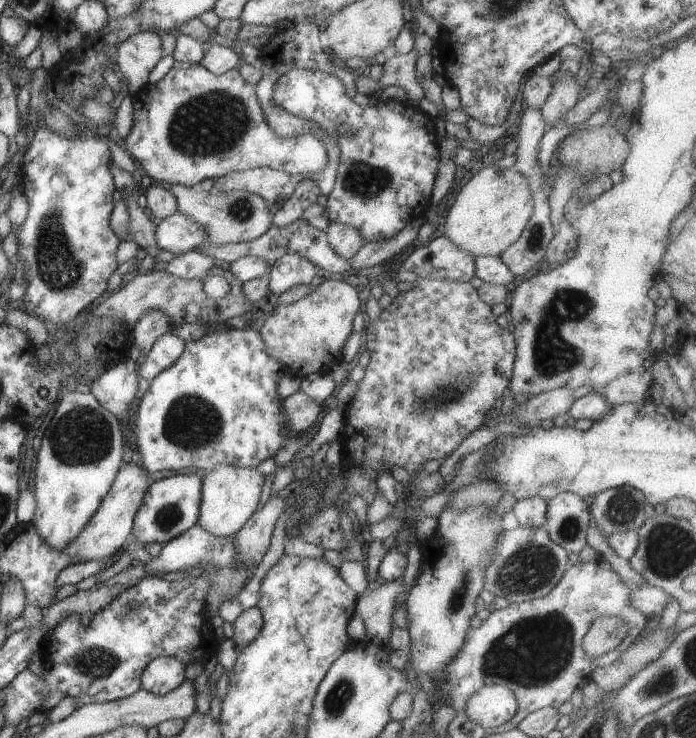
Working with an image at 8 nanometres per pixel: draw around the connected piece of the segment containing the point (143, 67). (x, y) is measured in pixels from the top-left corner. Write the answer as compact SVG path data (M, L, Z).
M140 31L119 44L115 62L128 80L131 93L149 82L148 75L162 58L161 36L155 31Z

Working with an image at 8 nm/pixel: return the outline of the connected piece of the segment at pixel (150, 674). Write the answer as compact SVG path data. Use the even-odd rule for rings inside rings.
M156 657L141 673L141 688L157 695L168 694L188 680L186 667L176 657Z

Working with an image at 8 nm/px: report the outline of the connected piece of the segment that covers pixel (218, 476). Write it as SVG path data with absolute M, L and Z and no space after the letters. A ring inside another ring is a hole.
M216 465L204 476L197 526L217 537L234 538L258 508L264 477L256 469Z

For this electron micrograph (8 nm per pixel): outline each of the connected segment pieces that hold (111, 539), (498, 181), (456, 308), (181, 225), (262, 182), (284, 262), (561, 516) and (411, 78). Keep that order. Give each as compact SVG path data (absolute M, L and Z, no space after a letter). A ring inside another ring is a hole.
M135 459L121 465L100 508L84 530L65 548L64 553L74 556L76 560L93 561L108 559L124 548L125 543L132 537L133 520L137 510L140 510L145 494L152 484L150 473L137 461L133 463L134 461Z
M493 163L462 186L446 214L443 236L474 257L498 257L522 236L532 211L531 190L525 176Z
M416 279L412 290L402 291L392 301L388 310L380 313L380 318L377 321L367 321L363 340L370 352L371 360L365 368L365 374L358 384L358 389L354 394L353 399L349 402L344 410L345 424L341 437L341 442L344 447L346 455L340 466L326 466L323 471L330 473L336 471L340 474L342 483L345 484L347 480L347 472L352 467L360 467L365 473L368 473L375 481L378 476L378 470L382 468L390 472L389 468L394 465L405 468L408 473L415 474L414 471L423 469L423 464L427 460L436 459L440 462L444 461L452 451L455 450L460 443L471 432L484 426L485 418L494 403L502 392L509 386L509 380L513 375L514 361L516 360L516 343L514 335L507 329L503 329L496 323L496 316L492 313L492 307L486 304L480 297L477 288L474 288L469 282L459 283L454 281L447 281L446 279Z
M178 212L157 222L155 235L161 250L178 255L195 250L200 243L208 241L207 230L201 224Z
M259 166L216 178L214 187L221 191L246 191L259 196L268 206L280 206L293 195L297 183L304 178L307 178L304 173L290 174Z
M285 253L284 255L269 268L267 274L271 297L277 297L294 286L310 284L321 277L320 270L309 260L298 254Z
M560 492L547 500L547 521L543 528L568 554L579 553L586 546L586 530L591 524L589 507L576 493Z
M412 49L406 54L397 54L383 64L382 75L379 79L380 86L384 85L399 85L406 94L407 100L417 100L420 102L424 98L425 91L417 81L416 61L418 52Z

